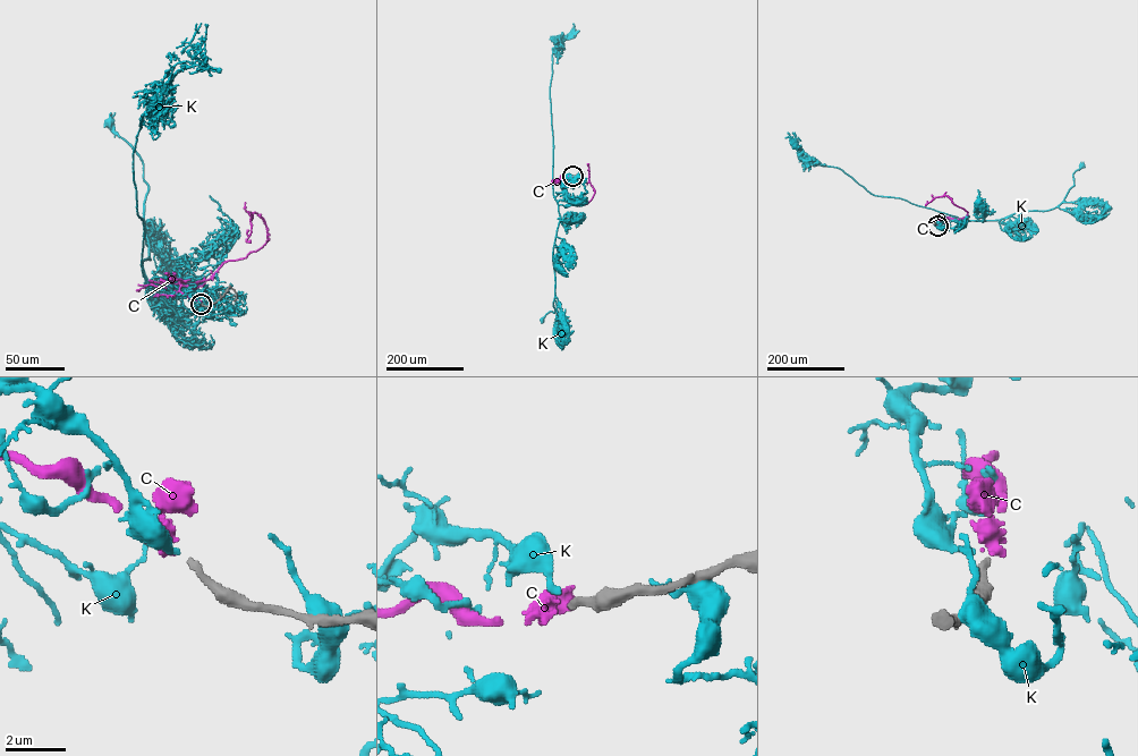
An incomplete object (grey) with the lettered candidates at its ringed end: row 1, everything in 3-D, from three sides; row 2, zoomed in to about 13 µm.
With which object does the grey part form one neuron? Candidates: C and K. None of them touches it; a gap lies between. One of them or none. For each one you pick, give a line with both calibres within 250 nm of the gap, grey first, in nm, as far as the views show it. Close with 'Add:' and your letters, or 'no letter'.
C: Thickness 240 nm (grey) against 360 nm
Add: C

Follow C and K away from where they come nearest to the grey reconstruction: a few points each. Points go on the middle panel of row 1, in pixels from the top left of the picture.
C: (572, 176), (565, 178), (568, 194), (577, 205), (586, 204), (594, 193), (588, 179), (588, 164)
K: (572, 176), (566, 178), (562, 190), (554, 197), (560, 217), (552, 254), (554, 311), (542, 320)

